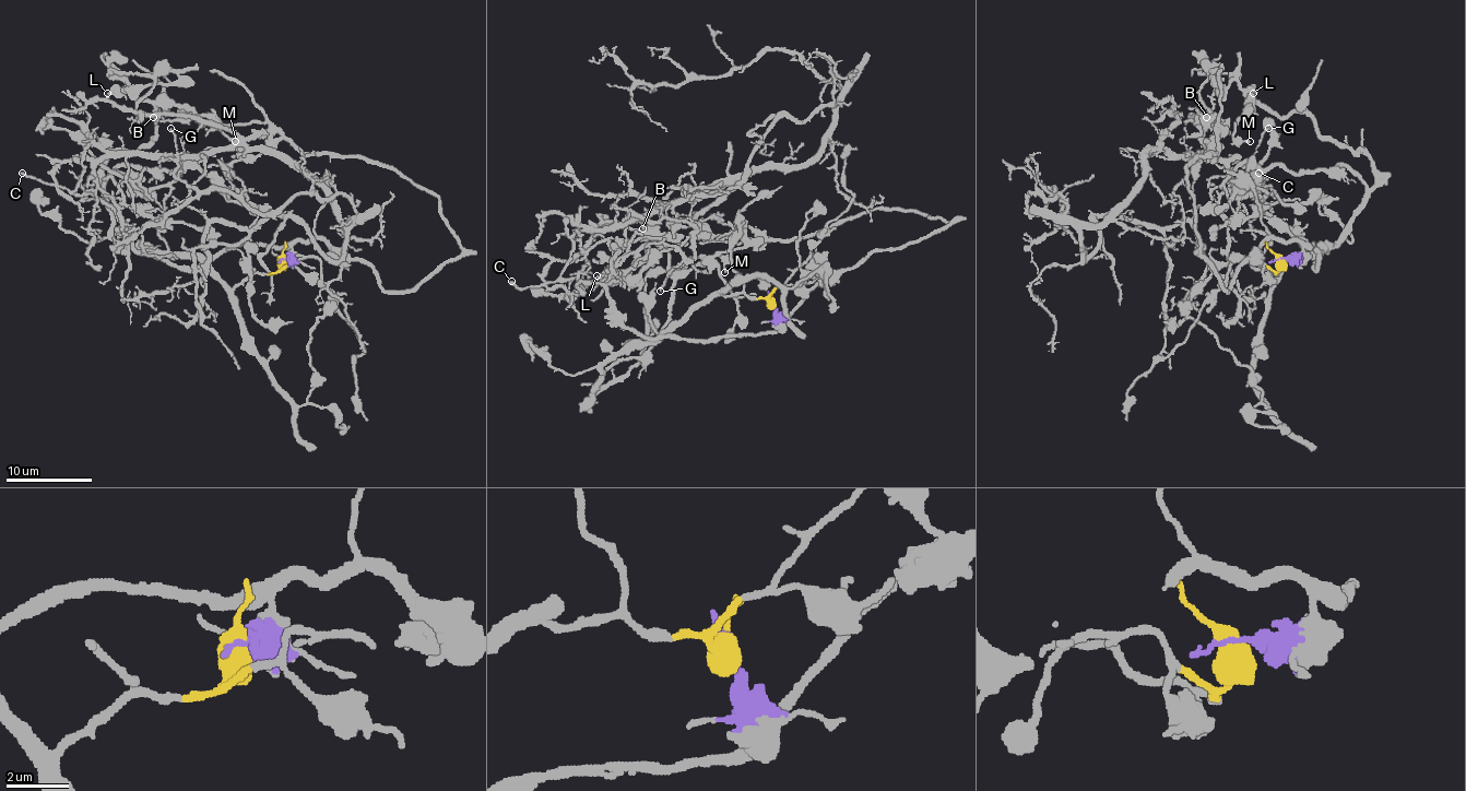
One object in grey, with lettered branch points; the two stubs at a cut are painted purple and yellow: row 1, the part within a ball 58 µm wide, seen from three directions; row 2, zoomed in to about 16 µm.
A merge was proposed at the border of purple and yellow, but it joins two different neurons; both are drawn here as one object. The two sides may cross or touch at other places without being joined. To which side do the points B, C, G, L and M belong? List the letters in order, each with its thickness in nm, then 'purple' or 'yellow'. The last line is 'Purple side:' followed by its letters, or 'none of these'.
B: 120 nm | purple
C: 200 nm | purple
G: 110 nm | yellow
L: 400 nm | yellow
M: 160 nm | yellow
Purple side: B, C

